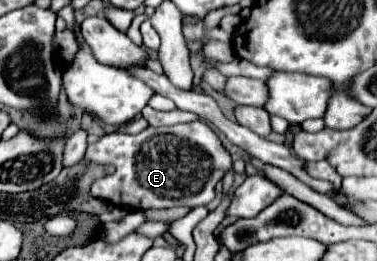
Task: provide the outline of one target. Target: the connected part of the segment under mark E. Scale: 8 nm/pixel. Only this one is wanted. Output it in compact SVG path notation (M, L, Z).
M197 119L173 127L147 127L137 135L109 133L87 147L87 155L99 165L113 165L115 173L95 181L91 193L117 207L127 209L163 209L209 205L215 197L215 185L231 169L233 161L213 129Z

